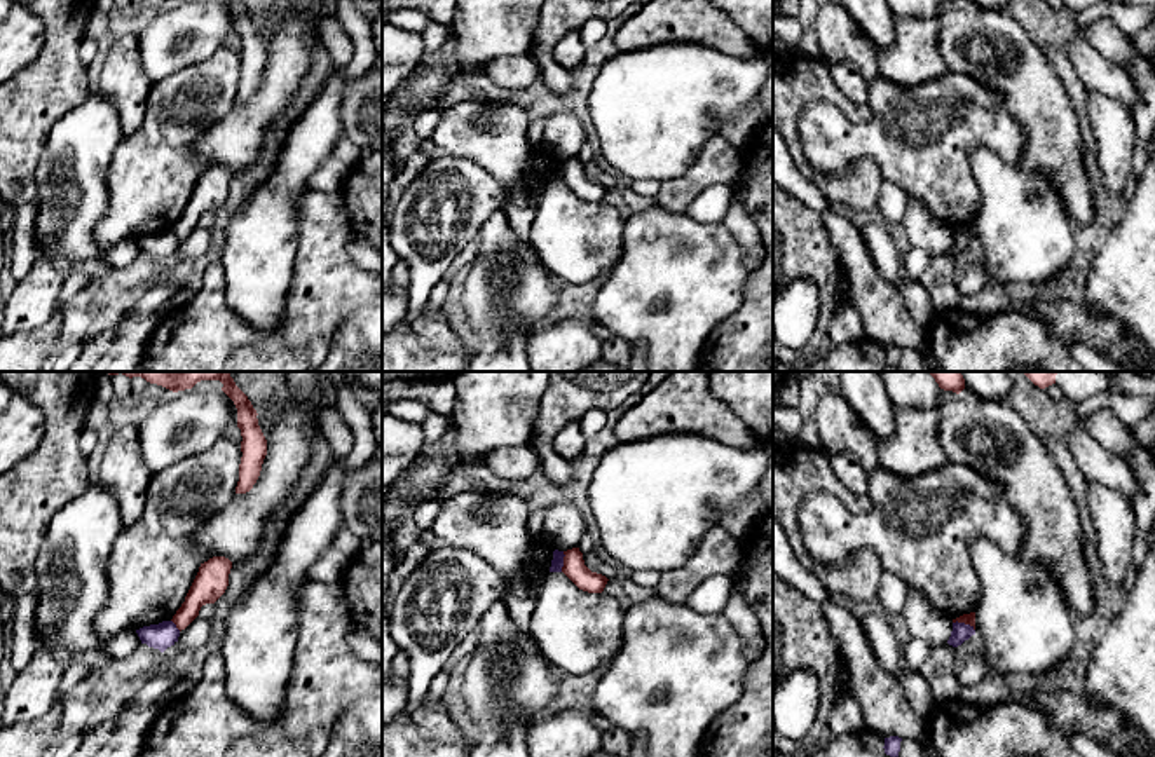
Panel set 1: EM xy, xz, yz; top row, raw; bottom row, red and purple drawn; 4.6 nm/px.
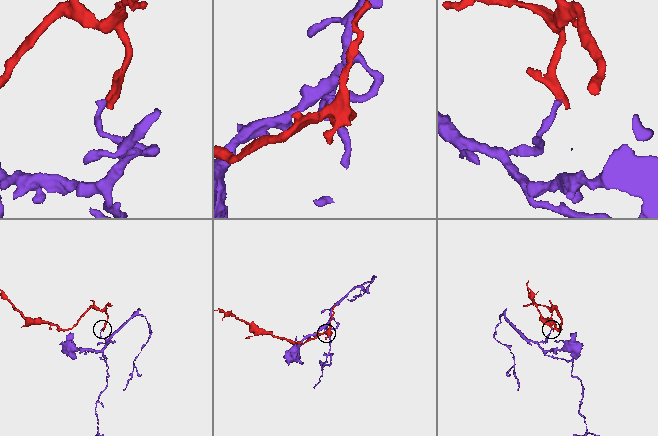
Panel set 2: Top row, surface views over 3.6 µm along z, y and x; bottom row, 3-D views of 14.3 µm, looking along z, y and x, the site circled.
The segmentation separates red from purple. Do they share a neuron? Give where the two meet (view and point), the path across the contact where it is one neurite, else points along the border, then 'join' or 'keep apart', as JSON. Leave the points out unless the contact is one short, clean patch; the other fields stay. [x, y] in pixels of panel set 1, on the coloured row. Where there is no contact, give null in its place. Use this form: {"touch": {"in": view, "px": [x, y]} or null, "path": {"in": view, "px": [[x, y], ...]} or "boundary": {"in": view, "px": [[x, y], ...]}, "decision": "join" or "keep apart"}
{"touch": {"in": "yz", "px": [963, 621]}, "boundary": {"in": "yz", "px": [[953, 621], [963, 621], [974, 630]]}, "decision": "keep apart"}

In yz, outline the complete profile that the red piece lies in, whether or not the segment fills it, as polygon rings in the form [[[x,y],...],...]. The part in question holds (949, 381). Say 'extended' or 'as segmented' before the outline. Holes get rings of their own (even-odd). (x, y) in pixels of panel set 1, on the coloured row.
as segmented; [[[928,372],[940,389],[960,394],[965,389],[965,378],[961,372]]]

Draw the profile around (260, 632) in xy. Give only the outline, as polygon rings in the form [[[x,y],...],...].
[[[331,462],[307,501],[290,518],[272,565],[230,609],[222,644],[229,698],[253,720],[277,722],[298,637],[298,593],[309,570],[345,527],[340,497],[356,467]]]

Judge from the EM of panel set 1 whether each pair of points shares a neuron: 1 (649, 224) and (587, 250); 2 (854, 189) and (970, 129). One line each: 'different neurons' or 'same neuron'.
1: different neurons
2: different neurons

